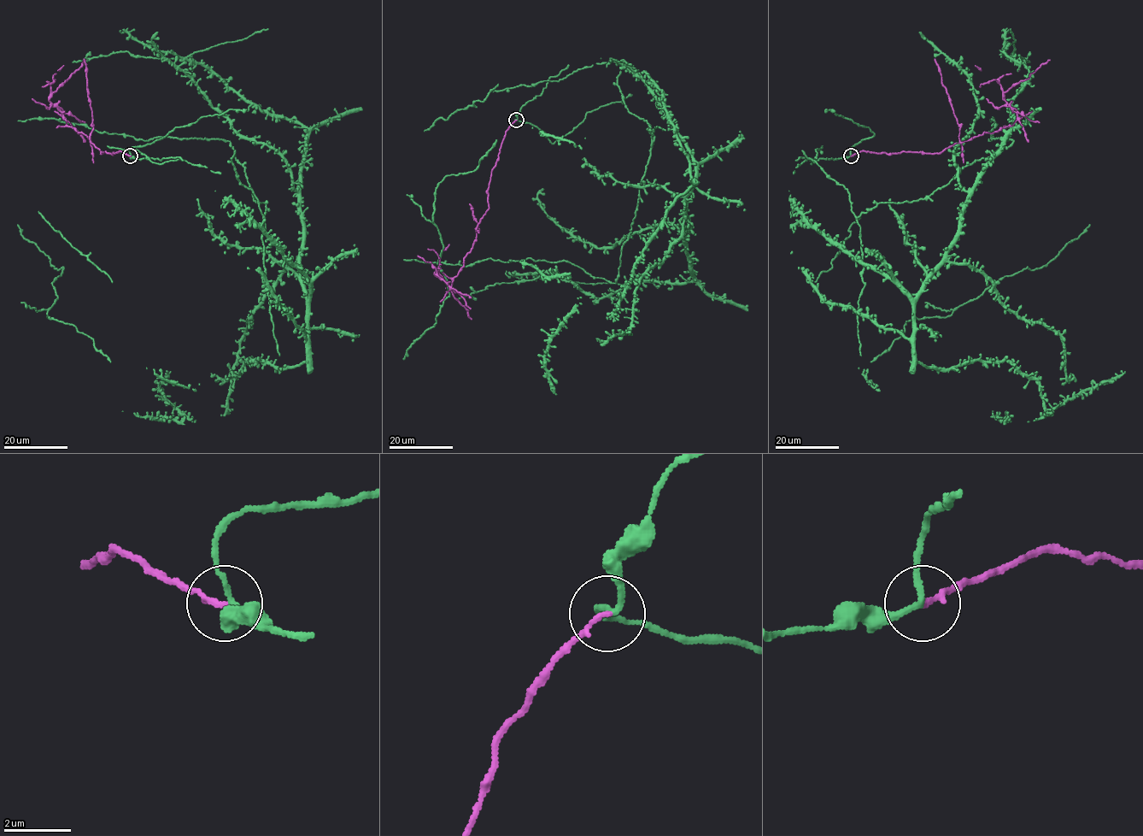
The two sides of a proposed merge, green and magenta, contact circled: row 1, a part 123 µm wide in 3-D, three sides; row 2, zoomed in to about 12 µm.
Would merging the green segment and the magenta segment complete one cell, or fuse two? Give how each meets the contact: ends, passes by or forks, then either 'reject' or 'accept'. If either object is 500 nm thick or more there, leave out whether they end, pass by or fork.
green passes by; magenta ends; reject

